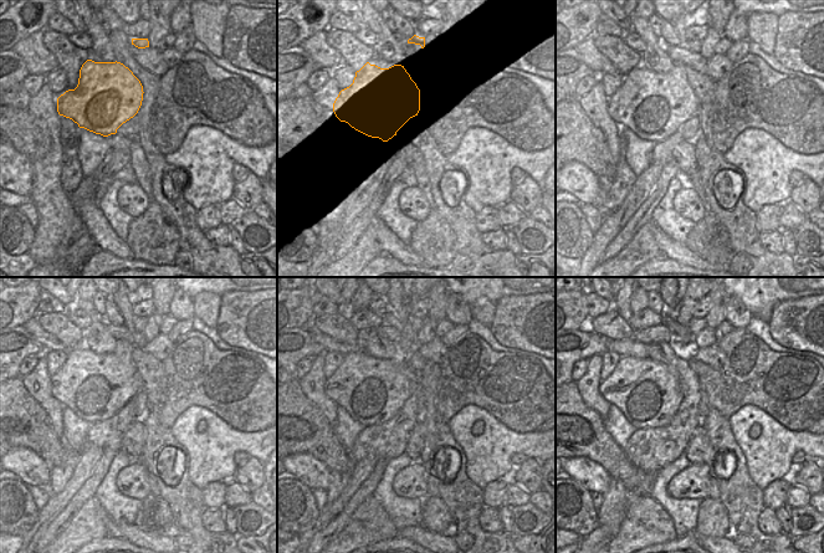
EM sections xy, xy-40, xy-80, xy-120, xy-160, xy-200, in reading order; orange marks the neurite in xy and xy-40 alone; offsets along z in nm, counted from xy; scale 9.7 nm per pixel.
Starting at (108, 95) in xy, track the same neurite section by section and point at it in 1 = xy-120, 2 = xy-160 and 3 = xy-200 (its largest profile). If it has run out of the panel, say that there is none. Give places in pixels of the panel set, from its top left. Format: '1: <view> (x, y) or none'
1: xy-120 (95, 387)
2: xy-160 (372, 390)
3: xy-200 (649, 395)

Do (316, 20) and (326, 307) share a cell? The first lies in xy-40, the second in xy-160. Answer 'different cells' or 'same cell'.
different cells

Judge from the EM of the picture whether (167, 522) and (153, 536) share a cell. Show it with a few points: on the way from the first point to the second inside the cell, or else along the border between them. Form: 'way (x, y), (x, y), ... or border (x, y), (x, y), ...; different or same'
border (155, 528), (173, 537); different

